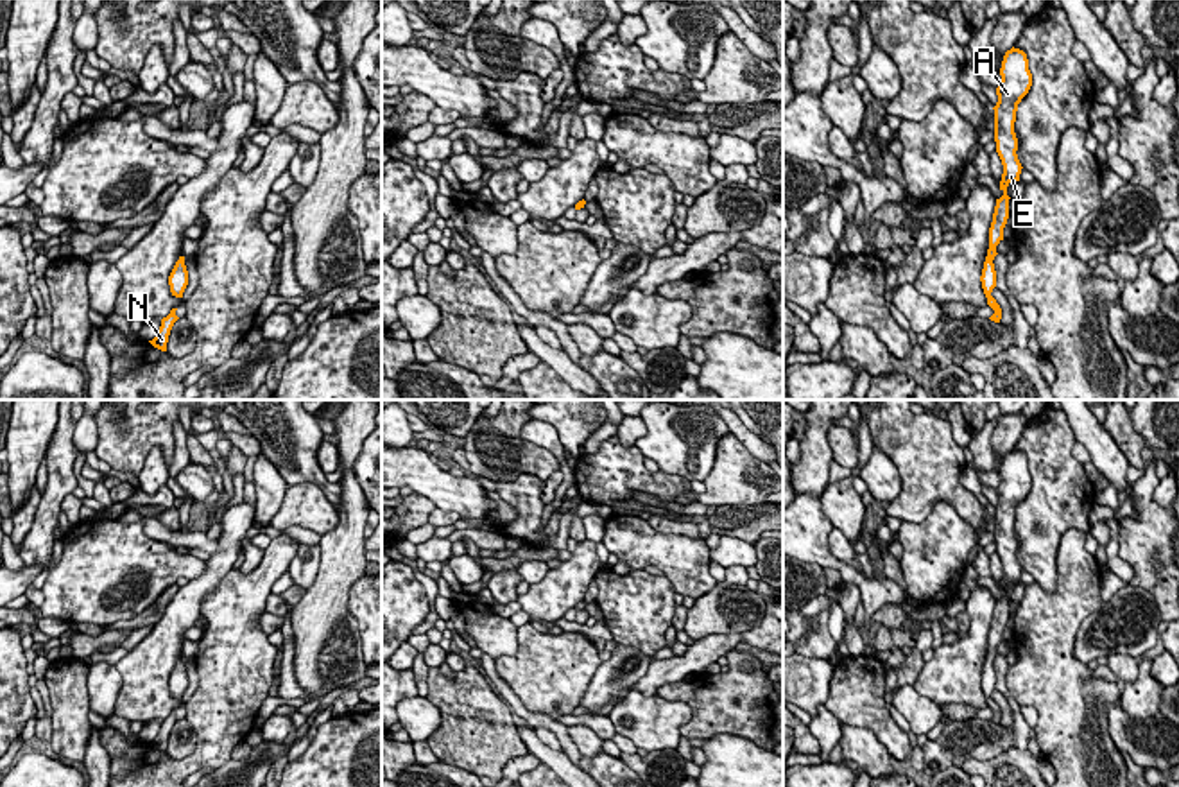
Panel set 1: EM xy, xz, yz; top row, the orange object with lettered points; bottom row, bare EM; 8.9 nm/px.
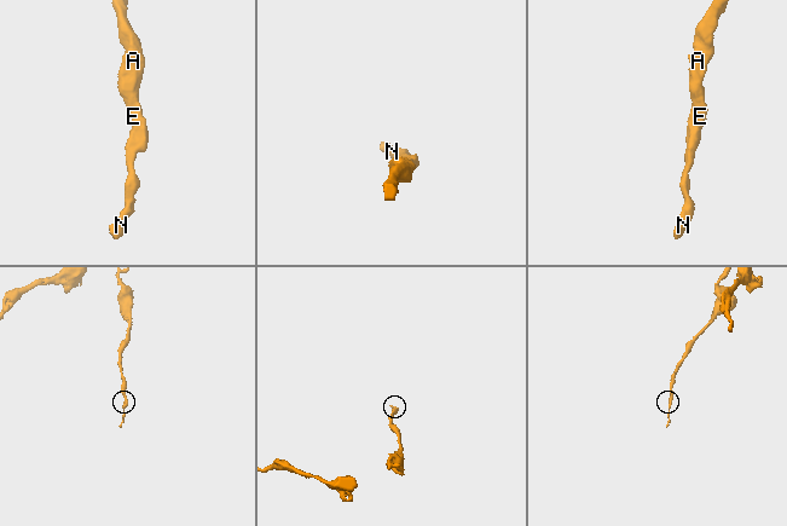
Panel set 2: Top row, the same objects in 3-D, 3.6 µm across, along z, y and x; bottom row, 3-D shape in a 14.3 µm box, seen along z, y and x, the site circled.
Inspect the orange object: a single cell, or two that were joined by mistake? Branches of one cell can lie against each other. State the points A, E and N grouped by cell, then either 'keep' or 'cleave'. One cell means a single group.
A E N | keep

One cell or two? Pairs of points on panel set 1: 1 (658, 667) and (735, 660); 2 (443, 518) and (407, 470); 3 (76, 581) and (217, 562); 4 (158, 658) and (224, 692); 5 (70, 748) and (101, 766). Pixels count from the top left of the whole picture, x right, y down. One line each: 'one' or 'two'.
1: two
2: two
3: two
4: two
5: two

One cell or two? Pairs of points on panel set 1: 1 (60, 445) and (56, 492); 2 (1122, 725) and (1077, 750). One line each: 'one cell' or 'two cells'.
1: one cell
2: two cells

